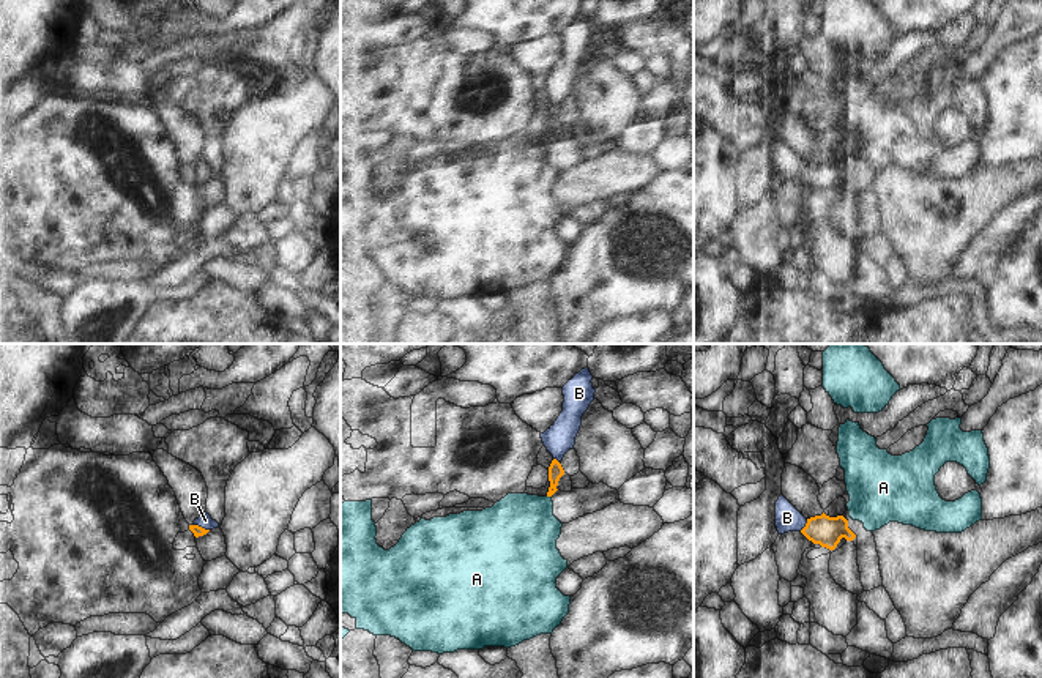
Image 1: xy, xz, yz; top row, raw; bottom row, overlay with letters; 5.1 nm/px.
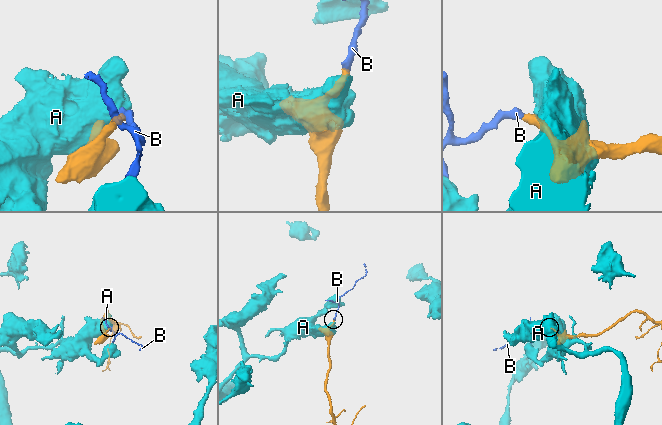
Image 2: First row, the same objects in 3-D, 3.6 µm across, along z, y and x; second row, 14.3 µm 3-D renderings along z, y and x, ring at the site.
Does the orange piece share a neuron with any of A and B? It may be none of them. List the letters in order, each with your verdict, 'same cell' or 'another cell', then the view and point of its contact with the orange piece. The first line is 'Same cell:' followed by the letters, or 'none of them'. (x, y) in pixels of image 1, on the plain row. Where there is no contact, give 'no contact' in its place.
Same cell: B
A: another cell; contact xz (549, 142)
B: same cell; contact xy (200, 174)

